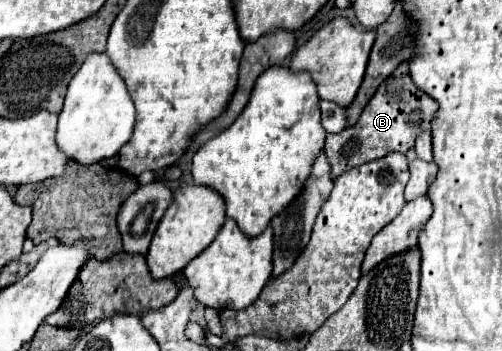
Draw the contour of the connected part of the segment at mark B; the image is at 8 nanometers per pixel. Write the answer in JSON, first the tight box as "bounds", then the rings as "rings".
{"bounds":[324,63,438,179],"rings":[[[406,63],[398,65],[394,73],[378,87],[374,97],[364,107],[358,123],[354,127],[346,127],[338,135],[328,135],[324,153],[330,163],[330,177],[336,179],[344,171],[364,165],[374,159],[382,159],[388,153],[406,153],[414,147],[416,137],[422,131],[432,129],[432,119],[438,111],[438,103],[422,93],[408,75]]]}

